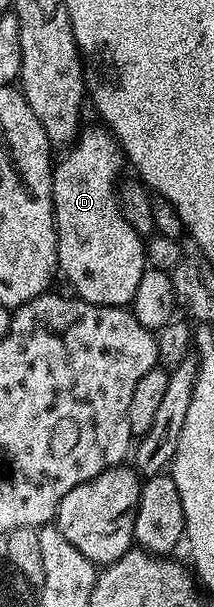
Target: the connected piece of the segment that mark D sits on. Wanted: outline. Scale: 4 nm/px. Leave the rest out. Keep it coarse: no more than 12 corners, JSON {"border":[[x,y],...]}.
{"border":[[81,128],[52,170],[56,264],[75,296],[131,306],[145,238],[126,158]]}

